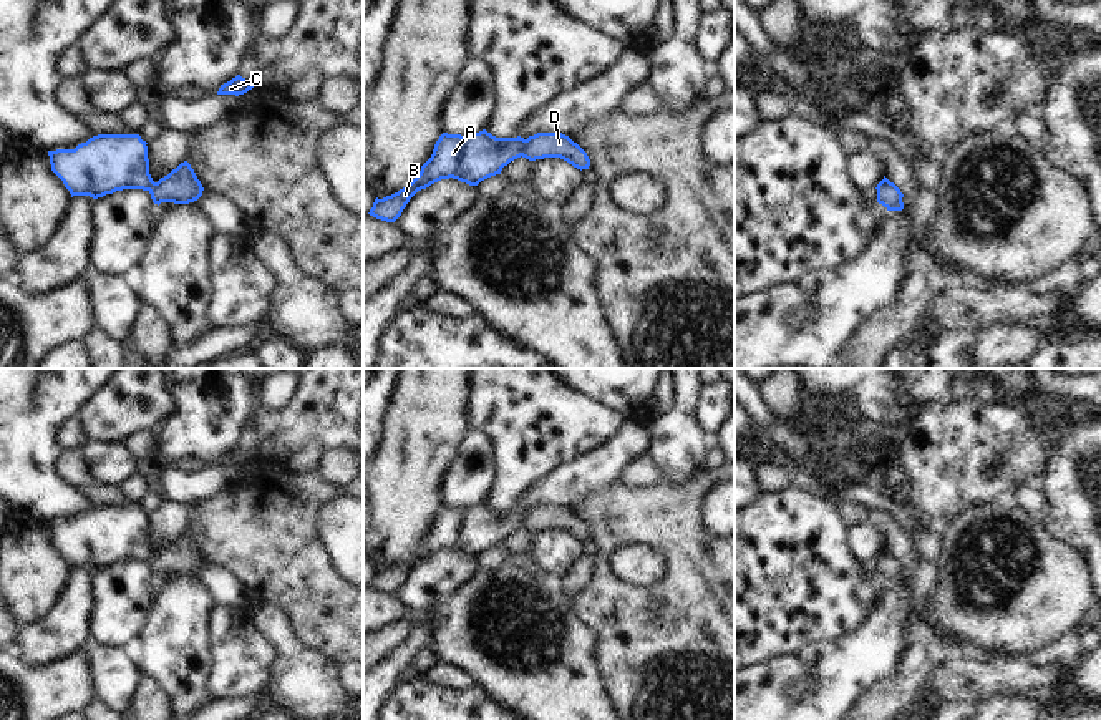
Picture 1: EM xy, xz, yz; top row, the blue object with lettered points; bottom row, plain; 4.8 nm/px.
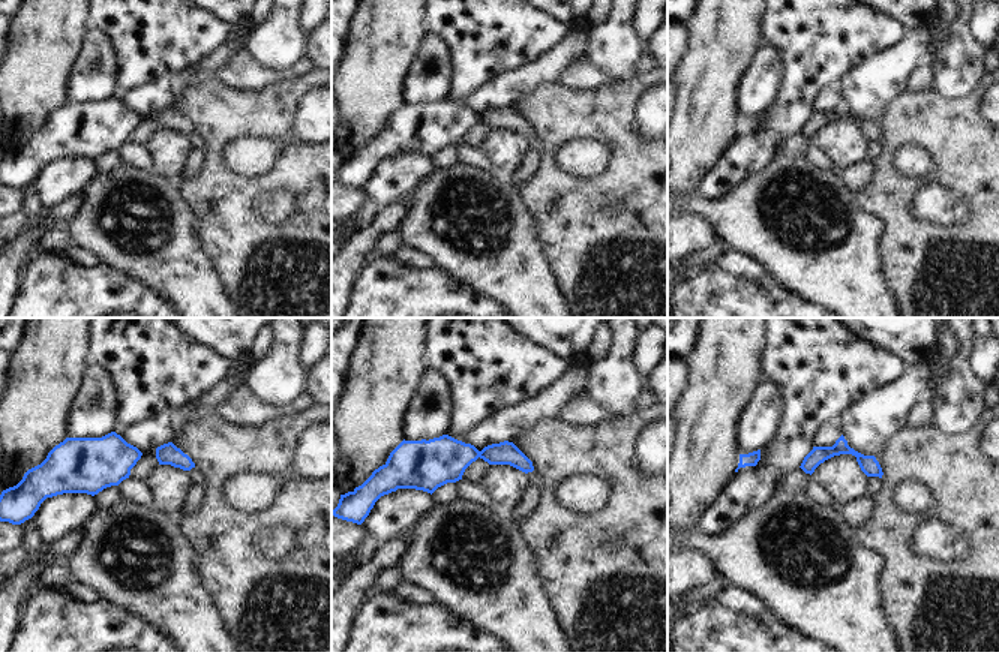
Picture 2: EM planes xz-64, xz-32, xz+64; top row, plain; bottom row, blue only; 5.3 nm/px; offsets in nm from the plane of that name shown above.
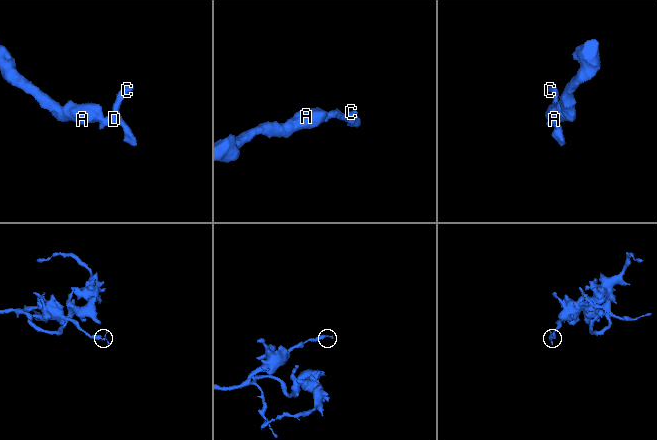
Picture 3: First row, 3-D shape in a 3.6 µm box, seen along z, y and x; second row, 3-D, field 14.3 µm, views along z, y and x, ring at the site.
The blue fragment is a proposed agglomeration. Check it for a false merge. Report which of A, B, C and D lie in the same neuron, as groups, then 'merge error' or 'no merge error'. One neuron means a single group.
A B / C D; merge error

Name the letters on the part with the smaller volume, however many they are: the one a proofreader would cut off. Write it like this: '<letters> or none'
C, D

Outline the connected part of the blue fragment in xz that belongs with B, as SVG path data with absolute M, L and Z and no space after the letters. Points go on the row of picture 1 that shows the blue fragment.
M486 129L474 134L443 133L434 144L431 158L420 174L398 192L375 199L370 216L395 222L410 199L421 189L441 179L458 179L469 186L501 174L502 168L521 158L524 138L496 138Z

